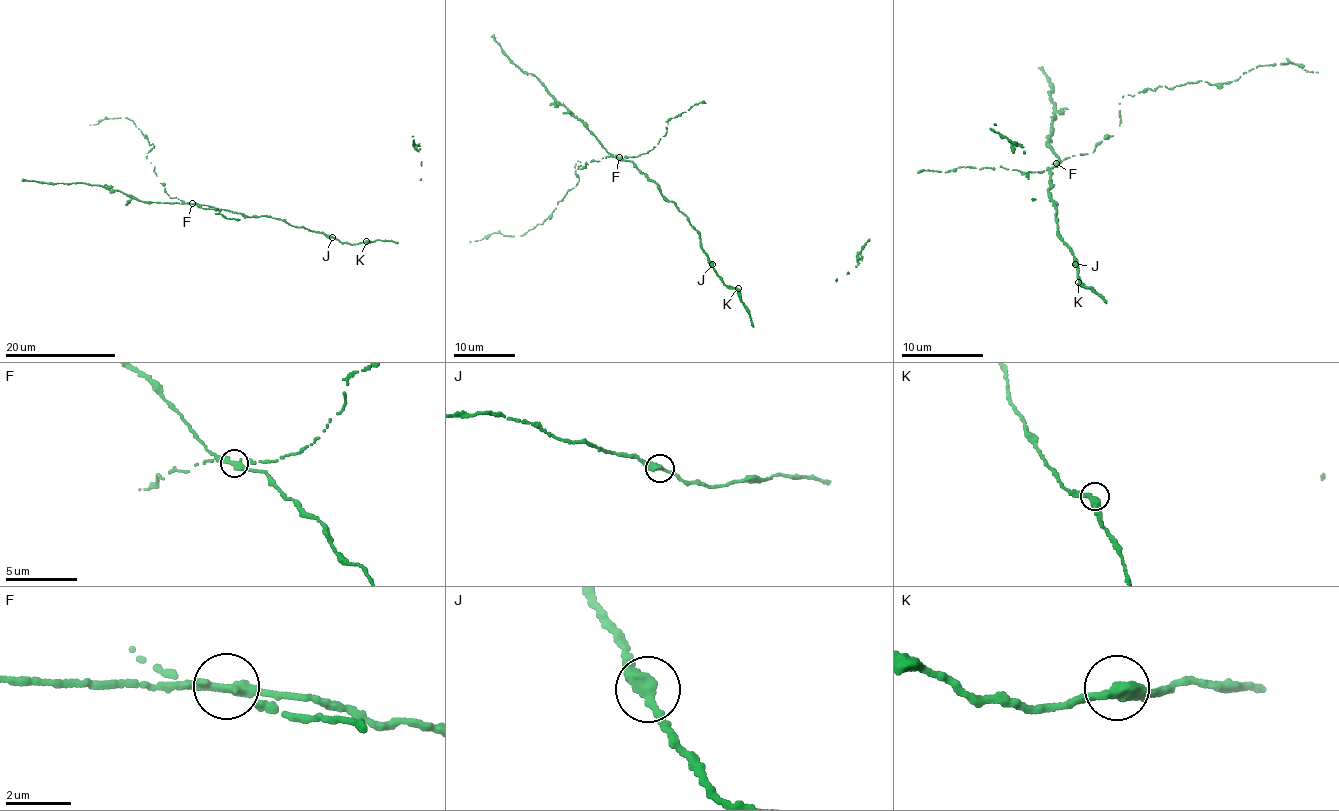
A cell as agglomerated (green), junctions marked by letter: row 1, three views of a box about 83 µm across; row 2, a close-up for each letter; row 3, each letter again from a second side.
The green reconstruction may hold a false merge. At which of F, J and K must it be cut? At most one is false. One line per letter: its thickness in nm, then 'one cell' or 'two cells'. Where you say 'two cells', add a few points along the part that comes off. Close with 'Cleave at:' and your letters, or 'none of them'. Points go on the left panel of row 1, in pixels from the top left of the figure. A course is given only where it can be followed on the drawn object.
F: 360 nm | two cells | (192, 203), (168, 195), (145, 158), (154, 146), (133, 120), (103, 118), (90, 124)
J: 360 nm | one cell
K: 360 nm | one cell
Cleave at: F

